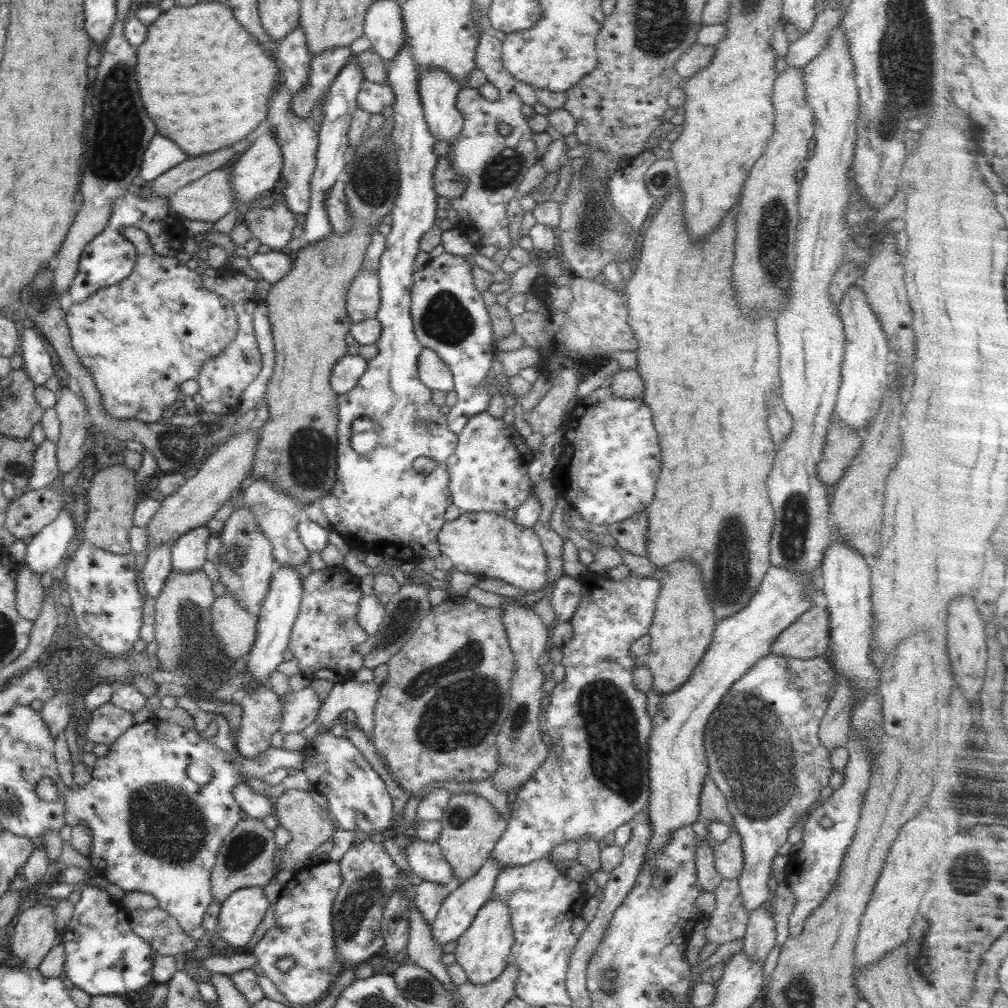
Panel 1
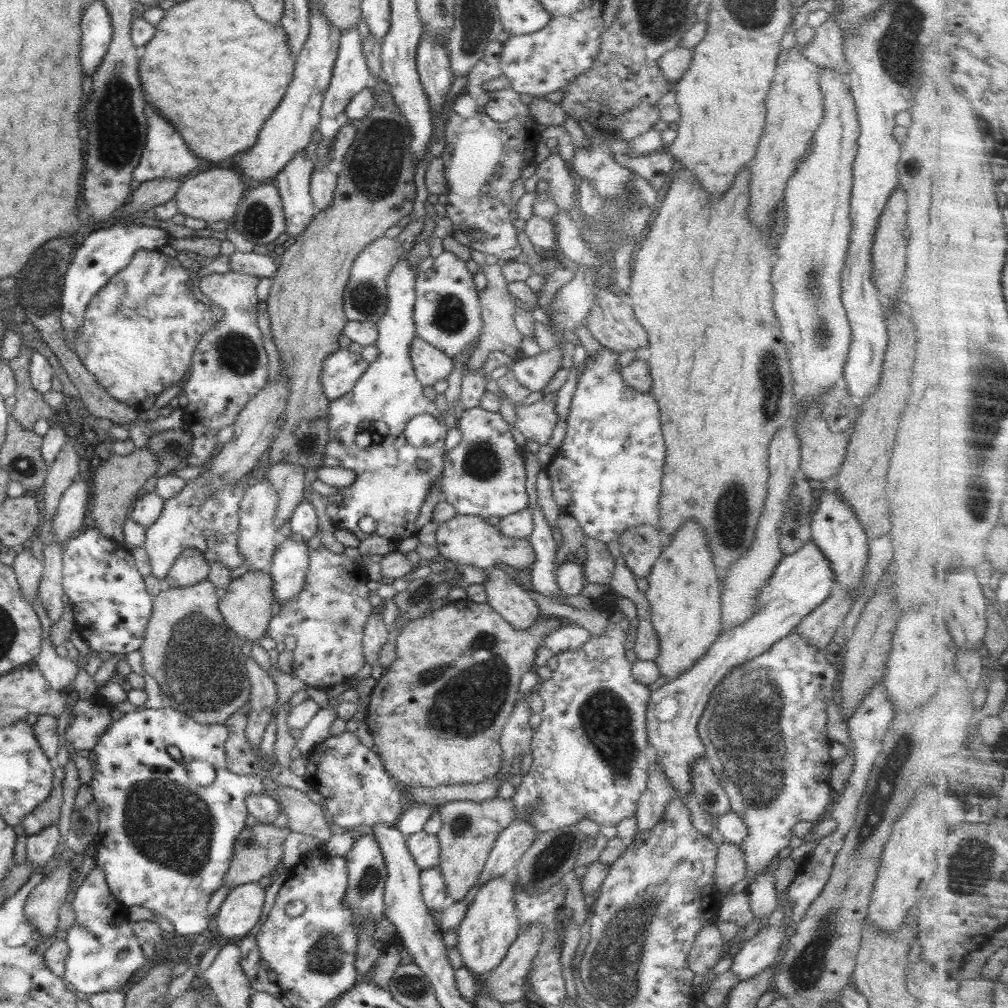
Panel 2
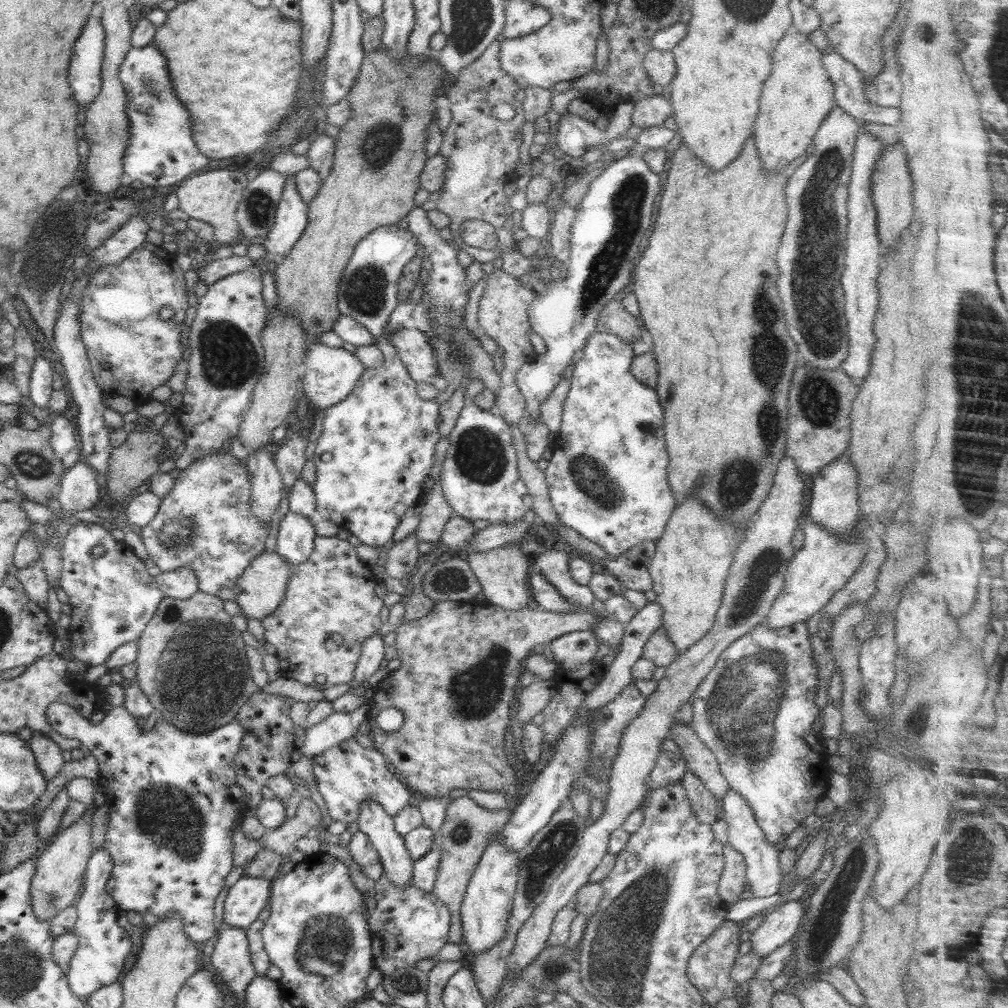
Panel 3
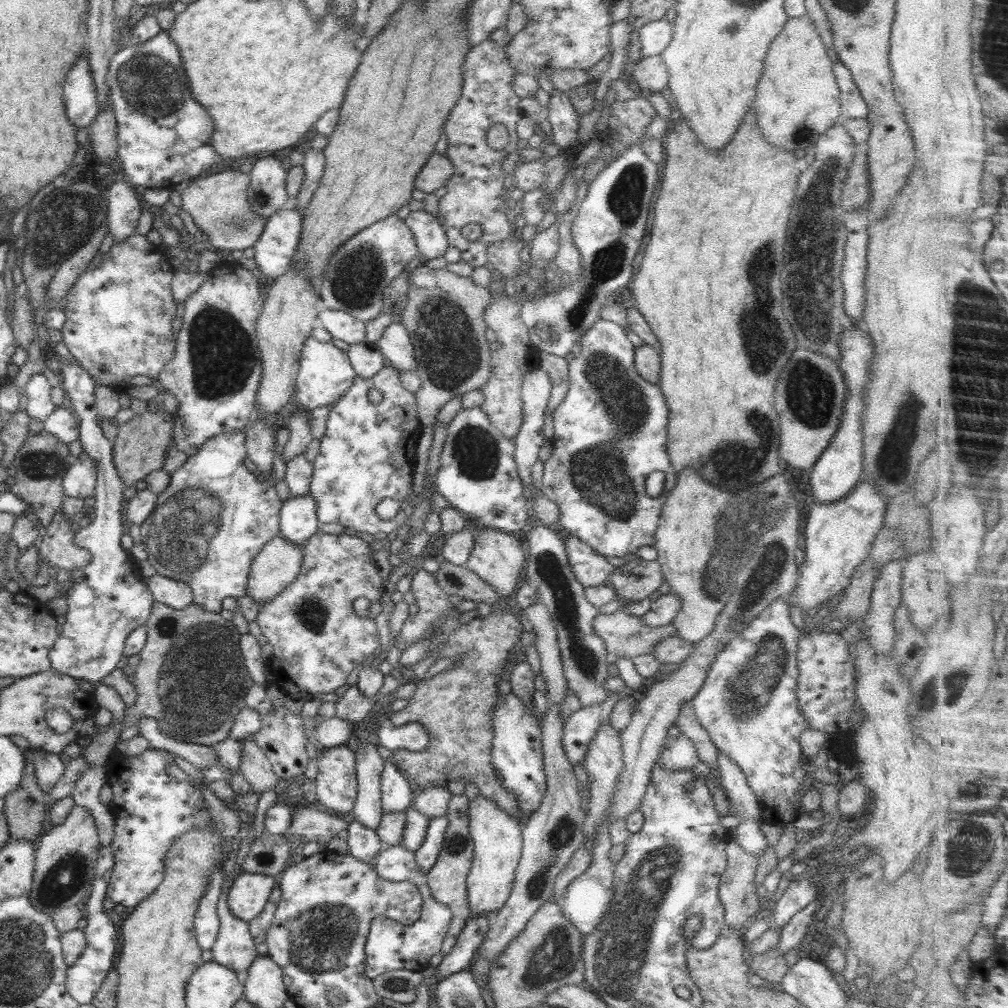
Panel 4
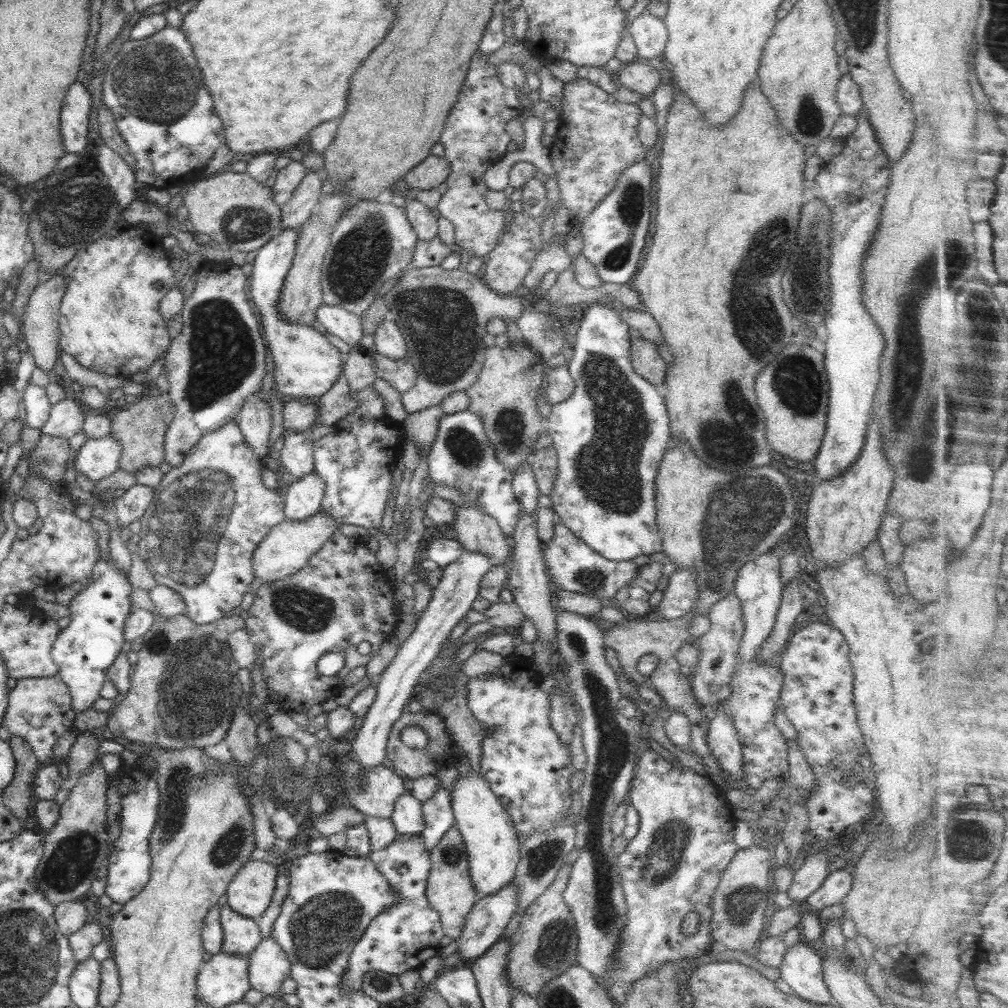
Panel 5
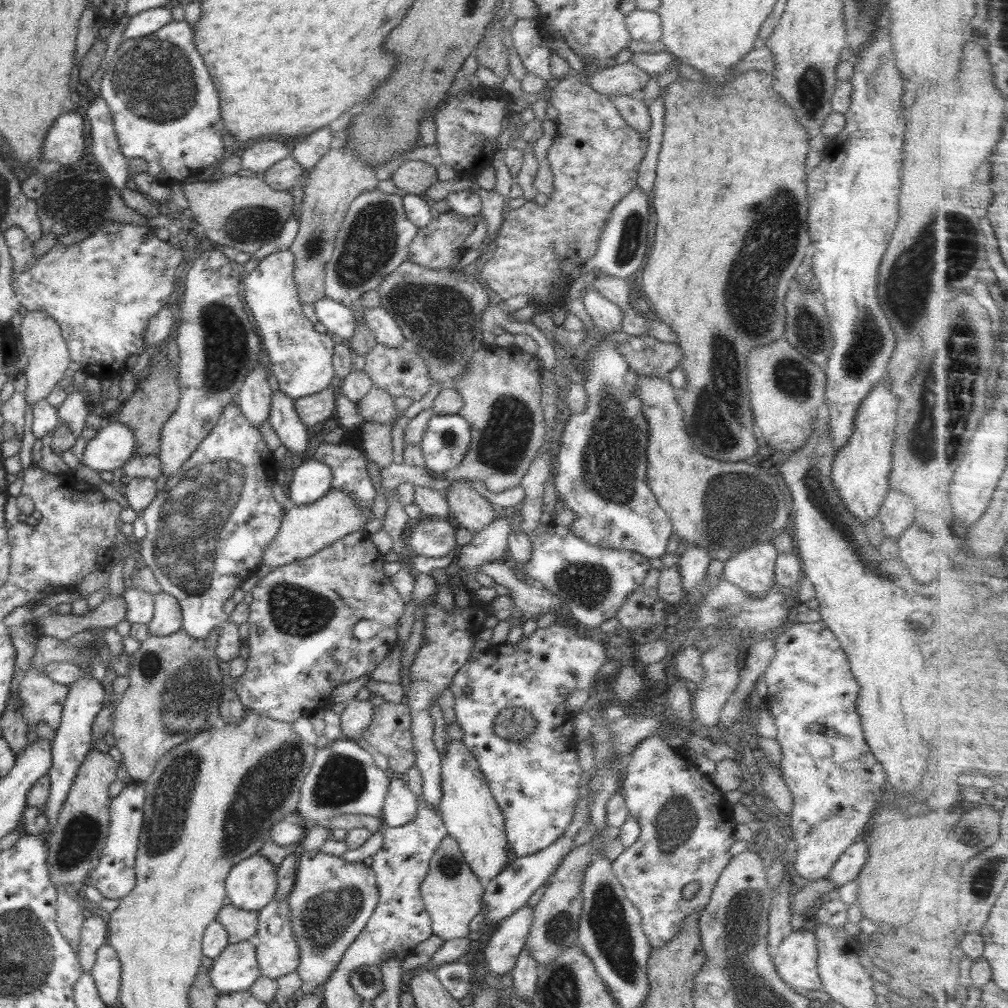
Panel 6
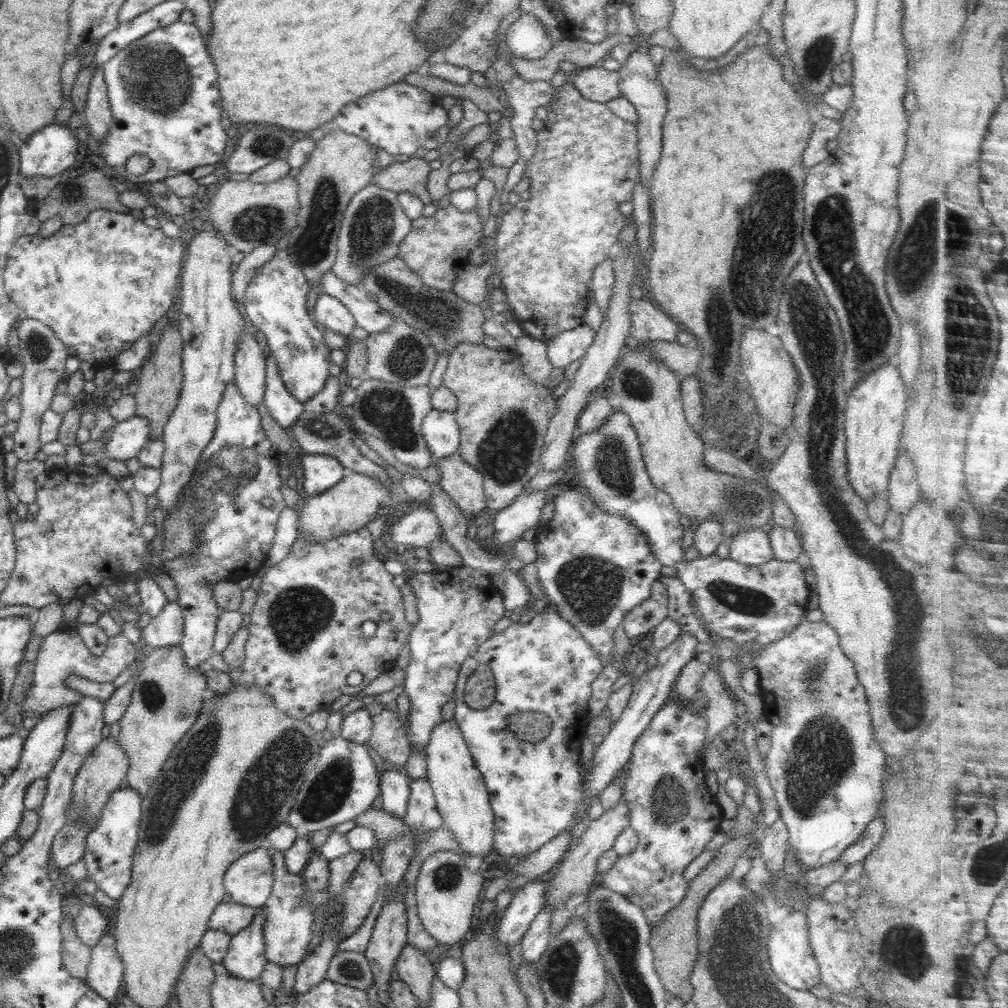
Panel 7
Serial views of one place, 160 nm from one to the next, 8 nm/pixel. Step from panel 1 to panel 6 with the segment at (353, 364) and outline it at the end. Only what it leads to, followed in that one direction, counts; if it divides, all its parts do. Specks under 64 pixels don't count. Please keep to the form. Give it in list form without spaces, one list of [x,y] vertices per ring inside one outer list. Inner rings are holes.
[[[290,249],[269,254],[244,277],[243,300],[254,327],[258,331],[262,348],[272,362],[278,388],[290,398],[297,399],[322,392],[336,381],[333,369],[335,343],[331,334],[304,316],[293,275],[294,261]]]

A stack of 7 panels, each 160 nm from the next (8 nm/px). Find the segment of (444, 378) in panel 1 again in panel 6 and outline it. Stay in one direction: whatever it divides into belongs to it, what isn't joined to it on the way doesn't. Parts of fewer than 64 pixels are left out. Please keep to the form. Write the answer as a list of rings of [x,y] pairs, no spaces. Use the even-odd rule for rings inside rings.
[[[382,307],[364,309],[365,323],[374,333],[378,343],[390,348],[406,347],[408,341],[404,338],[398,323],[392,315]]]

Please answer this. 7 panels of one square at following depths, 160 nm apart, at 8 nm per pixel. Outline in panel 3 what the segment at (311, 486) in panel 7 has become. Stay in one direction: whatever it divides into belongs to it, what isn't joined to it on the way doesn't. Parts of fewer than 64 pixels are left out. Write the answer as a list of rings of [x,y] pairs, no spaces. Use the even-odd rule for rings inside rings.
[[[289,511],[280,519],[275,551],[284,557],[291,569],[309,559],[317,534],[314,521],[304,518],[302,514]]]

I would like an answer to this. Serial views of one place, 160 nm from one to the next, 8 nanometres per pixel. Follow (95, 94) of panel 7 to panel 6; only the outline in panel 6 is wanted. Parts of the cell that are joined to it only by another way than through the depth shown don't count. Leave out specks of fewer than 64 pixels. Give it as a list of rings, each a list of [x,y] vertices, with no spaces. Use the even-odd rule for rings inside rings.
[[[98,95],[86,112],[90,122],[90,138],[92,145],[88,148],[99,164],[101,172],[119,191],[128,180],[130,171],[128,159],[121,153],[111,112],[106,102]]]

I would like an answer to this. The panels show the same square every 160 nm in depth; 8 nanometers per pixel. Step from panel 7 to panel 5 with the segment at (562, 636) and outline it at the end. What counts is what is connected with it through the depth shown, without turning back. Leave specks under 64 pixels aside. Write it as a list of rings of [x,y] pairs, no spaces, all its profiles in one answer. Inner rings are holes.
[[[510,653],[505,656],[504,664],[497,671],[485,675],[478,675],[477,677],[470,679],[469,682],[466,682],[465,686],[467,689],[469,709],[472,711],[472,715],[474,715],[474,718],[478,719],[483,726],[486,726],[485,732],[487,732],[487,737],[483,738],[481,744],[482,760],[480,770],[482,771],[483,778],[487,780],[489,787],[494,791],[494,794],[497,794],[502,806],[508,811],[508,814],[511,816],[511,820],[514,823],[514,828],[516,829],[518,836],[522,839],[530,836],[534,830],[549,830],[549,828],[561,824],[563,816],[567,814],[567,811],[572,804],[571,794],[573,791],[572,787],[570,787],[570,779],[572,775],[577,772],[572,763],[572,757],[568,746],[563,745],[559,736],[554,732],[554,729],[550,728],[550,718],[548,718],[551,706],[549,694],[541,691],[539,687],[543,676],[544,674],[541,674],[539,666],[533,658],[525,659],[519,657],[516,653]]]

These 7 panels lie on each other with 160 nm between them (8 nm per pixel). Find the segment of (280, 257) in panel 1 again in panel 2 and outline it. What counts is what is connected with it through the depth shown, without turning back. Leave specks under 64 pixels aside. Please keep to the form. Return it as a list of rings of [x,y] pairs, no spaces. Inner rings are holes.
[[[235,251],[229,256],[229,266],[232,272],[251,274],[260,279],[270,279],[278,270],[278,259],[273,253],[262,255],[254,251]]]

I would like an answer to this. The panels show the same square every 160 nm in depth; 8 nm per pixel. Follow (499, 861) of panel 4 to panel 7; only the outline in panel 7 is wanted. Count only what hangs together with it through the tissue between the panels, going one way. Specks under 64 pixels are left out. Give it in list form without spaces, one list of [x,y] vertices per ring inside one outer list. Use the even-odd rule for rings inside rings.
[[[454,720],[434,726],[425,750],[427,781],[433,790],[444,824],[453,832],[459,847],[470,856],[486,856],[493,848],[494,811],[483,774],[478,770],[461,730]]]

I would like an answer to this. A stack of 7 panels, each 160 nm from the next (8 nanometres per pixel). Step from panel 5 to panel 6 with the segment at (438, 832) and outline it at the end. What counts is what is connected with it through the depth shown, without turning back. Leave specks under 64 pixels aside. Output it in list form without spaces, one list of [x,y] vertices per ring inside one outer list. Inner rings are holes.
[[[466,589],[471,594],[471,603],[468,609],[458,609],[455,605],[451,613],[444,611],[435,598],[431,598],[425,606],[425,617],[423,638],[421,647],[415,654],[415,659],[409,668],[409,687],[405,696],[407,697],[408,717],[412,720],[410,732],[412,735],[415,765],[421,772],[423,799],[439,814],[439,802],[442,796],[441,758],[438,749],[432,741],[433,721],[430,716],[430,706],[442,694],[443,690],[452,684],[452,678],[461,666],[466,664],[475,637],[484,628],[484,620],[487,618],[485,611],[486,602],[476,602],[473,599],[472,591]]]

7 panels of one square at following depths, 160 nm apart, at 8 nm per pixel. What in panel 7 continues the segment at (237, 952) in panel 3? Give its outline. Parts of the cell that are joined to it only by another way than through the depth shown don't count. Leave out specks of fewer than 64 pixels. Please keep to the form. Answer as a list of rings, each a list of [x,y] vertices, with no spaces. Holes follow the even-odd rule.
[[[230,901],[220,903],[208,922],[209,930],[220,930],[232,936],[242,932],[254,920],[256,912],[252,907]]]

